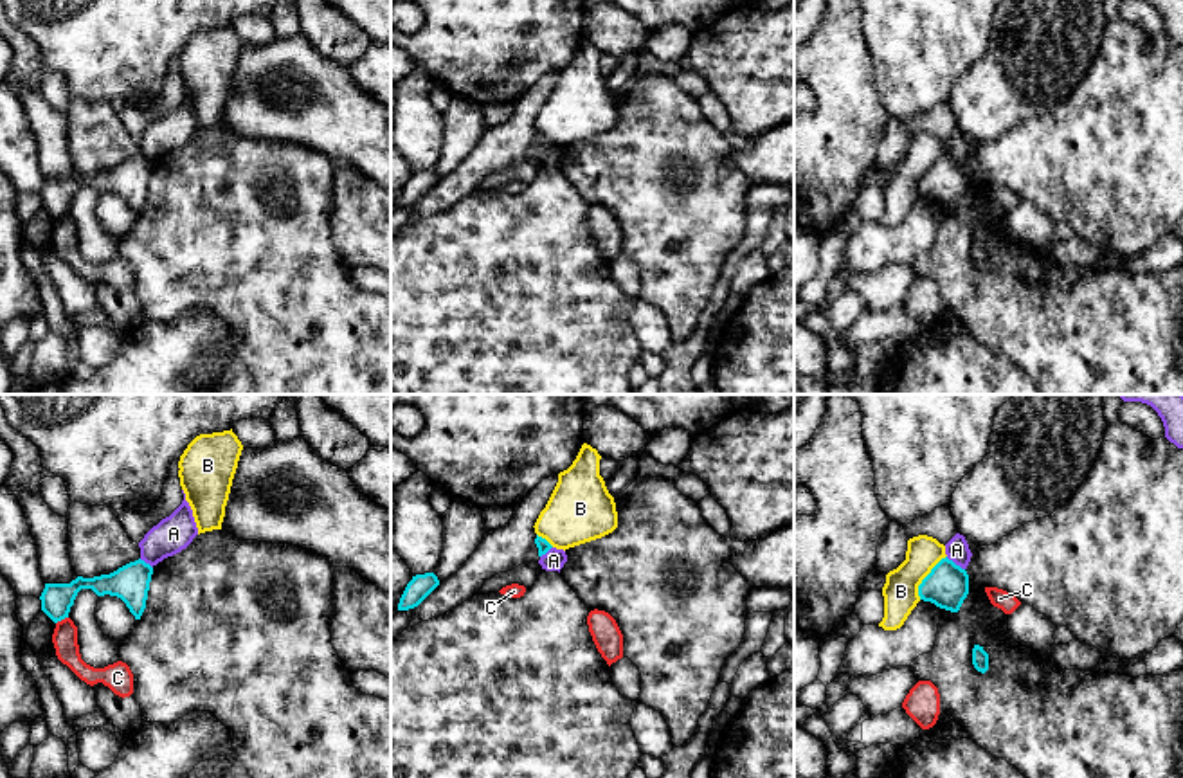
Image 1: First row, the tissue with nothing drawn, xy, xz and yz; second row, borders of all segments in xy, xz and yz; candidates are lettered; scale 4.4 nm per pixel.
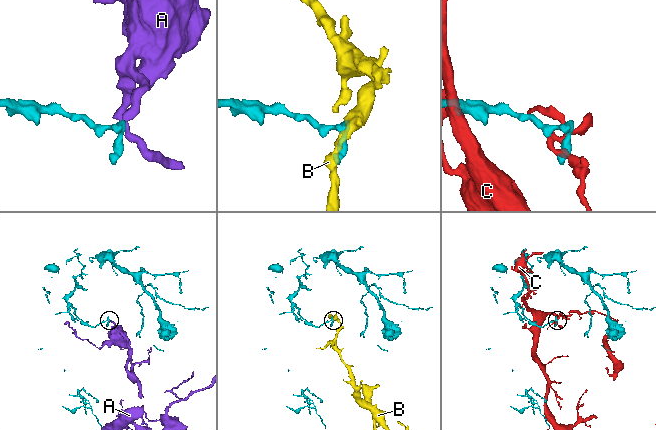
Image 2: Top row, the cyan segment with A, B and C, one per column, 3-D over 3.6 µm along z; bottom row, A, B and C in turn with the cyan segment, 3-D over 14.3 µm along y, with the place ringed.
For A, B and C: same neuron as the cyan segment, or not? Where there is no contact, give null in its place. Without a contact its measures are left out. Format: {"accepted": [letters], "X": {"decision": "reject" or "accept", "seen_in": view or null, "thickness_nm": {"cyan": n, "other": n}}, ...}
{"accepted": [], "A": {"decision": "reject", "seen_in": "yz", "thickness_nm": {"cyan": 190, "other": 110}}, "B": {"decision": "reject", "seen_in": "yz", "thickness_nm": {"cyan": 190, "other": 160}}, "C": {"decision": "reject", "seen_in": "xy", "thickness_nm": {"cyan": 140, "other": 110}}}

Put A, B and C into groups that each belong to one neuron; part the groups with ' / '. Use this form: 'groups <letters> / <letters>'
groups A / B / C

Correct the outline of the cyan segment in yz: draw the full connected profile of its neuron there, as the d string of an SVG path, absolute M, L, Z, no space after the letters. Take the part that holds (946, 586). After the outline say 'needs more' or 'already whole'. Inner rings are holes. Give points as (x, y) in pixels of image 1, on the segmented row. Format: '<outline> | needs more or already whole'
M947 556L918 585L918 596L940 609L958 612L969 594L969 574Z | already whole

